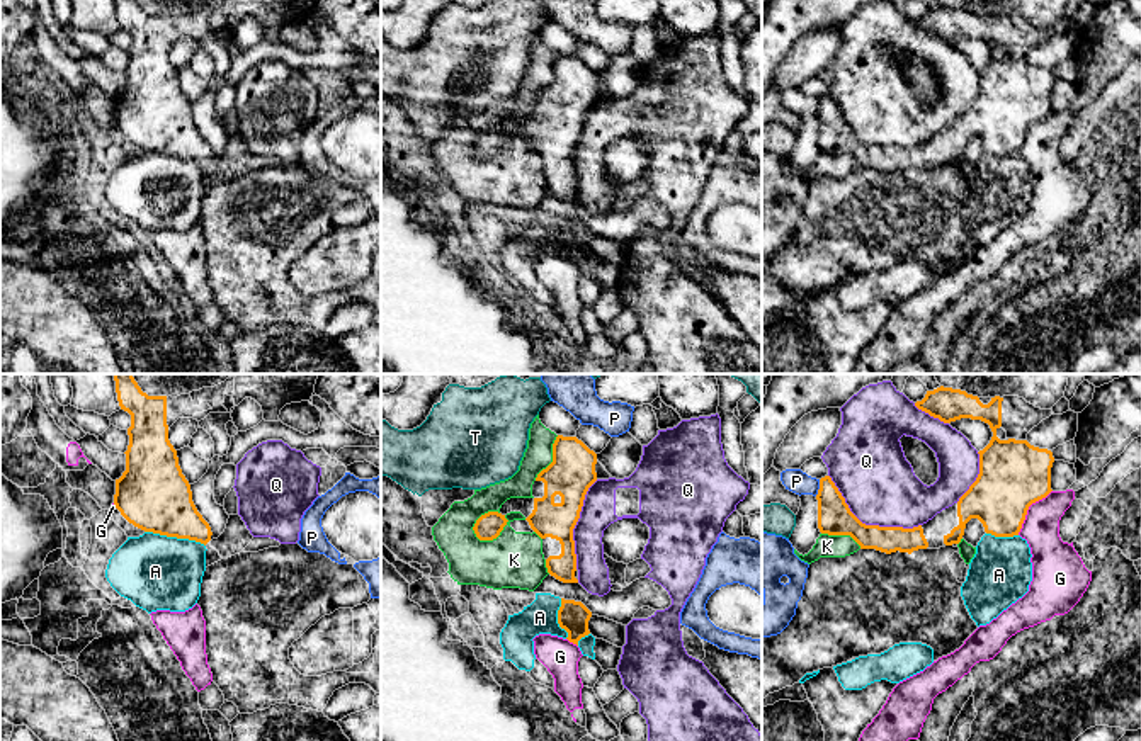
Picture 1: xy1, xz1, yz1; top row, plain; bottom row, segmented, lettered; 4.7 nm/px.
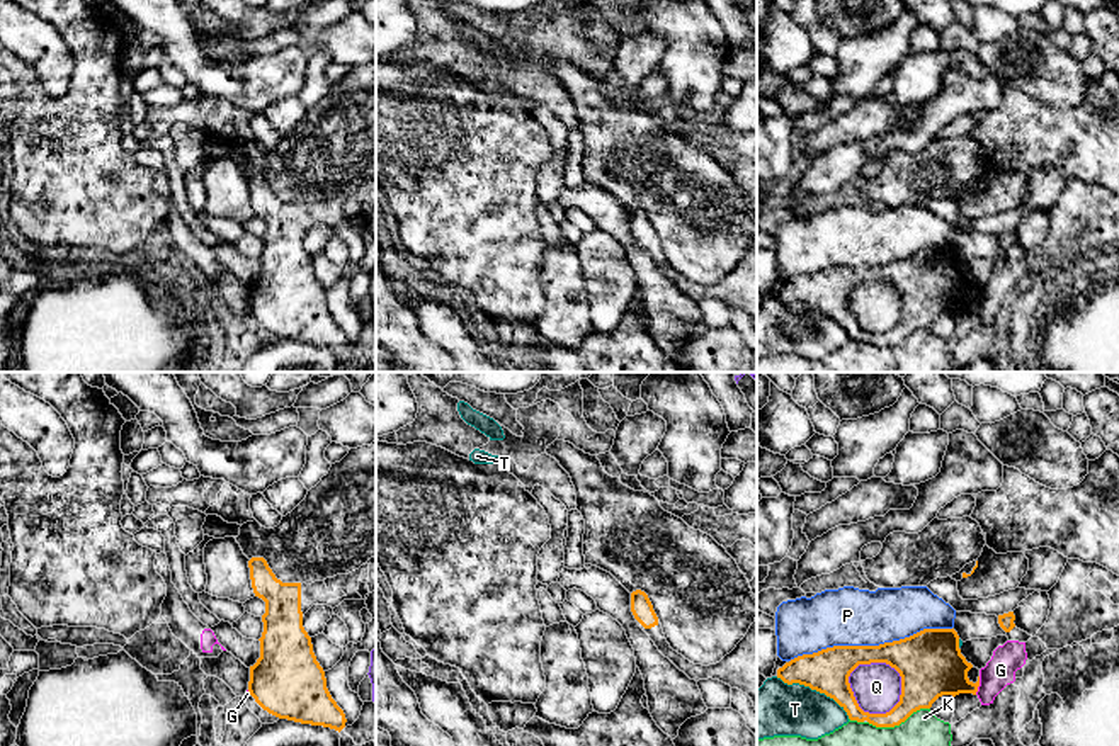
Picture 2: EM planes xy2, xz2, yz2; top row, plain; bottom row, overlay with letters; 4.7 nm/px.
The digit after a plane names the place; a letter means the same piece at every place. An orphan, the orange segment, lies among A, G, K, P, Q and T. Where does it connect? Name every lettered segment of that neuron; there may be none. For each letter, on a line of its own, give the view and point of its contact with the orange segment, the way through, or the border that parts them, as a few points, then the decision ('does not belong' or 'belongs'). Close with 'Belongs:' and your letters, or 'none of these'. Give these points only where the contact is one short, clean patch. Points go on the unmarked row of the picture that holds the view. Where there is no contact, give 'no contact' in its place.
A: meets orange in xy1 at (175, 155); border along xy1 (145, 150), (194, 158), (204, 165); does not belong
G: meets orange in yz1 at (1027, 128); border along yz1 (1051, 109), (1029, 126), (1017, 153); does not belong
K: meets orange in xz1 at (490, 158); does not belong
P: meets orange in yz2 at (869, 265); does not belong
Q: meets orange in yz2 at (866, 332); does not belong
T: meets orange in yz2 at (813, 308); does not belong
Belongs: none of these

